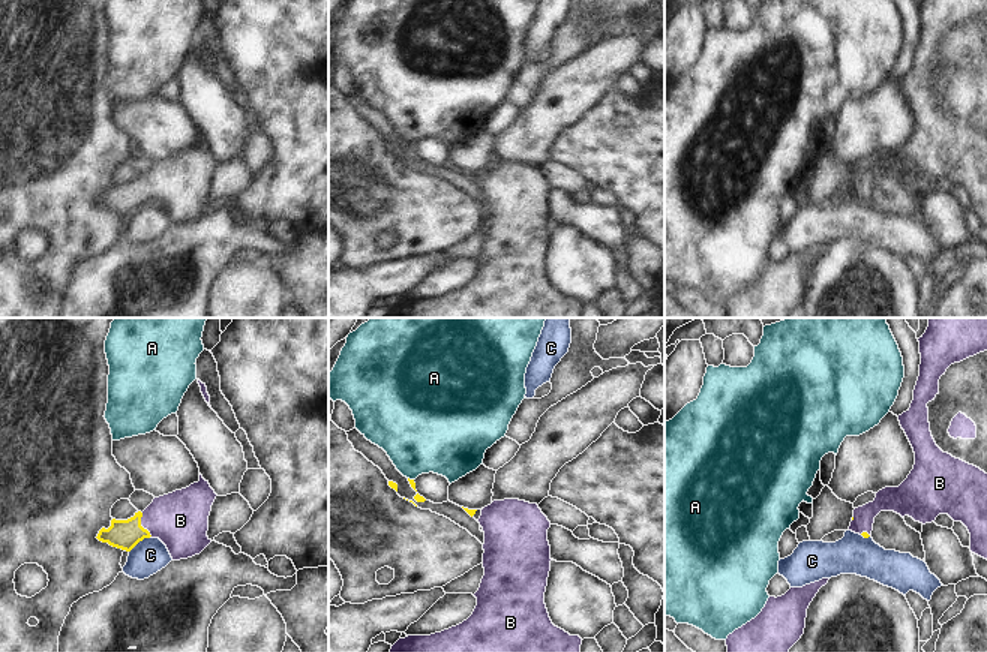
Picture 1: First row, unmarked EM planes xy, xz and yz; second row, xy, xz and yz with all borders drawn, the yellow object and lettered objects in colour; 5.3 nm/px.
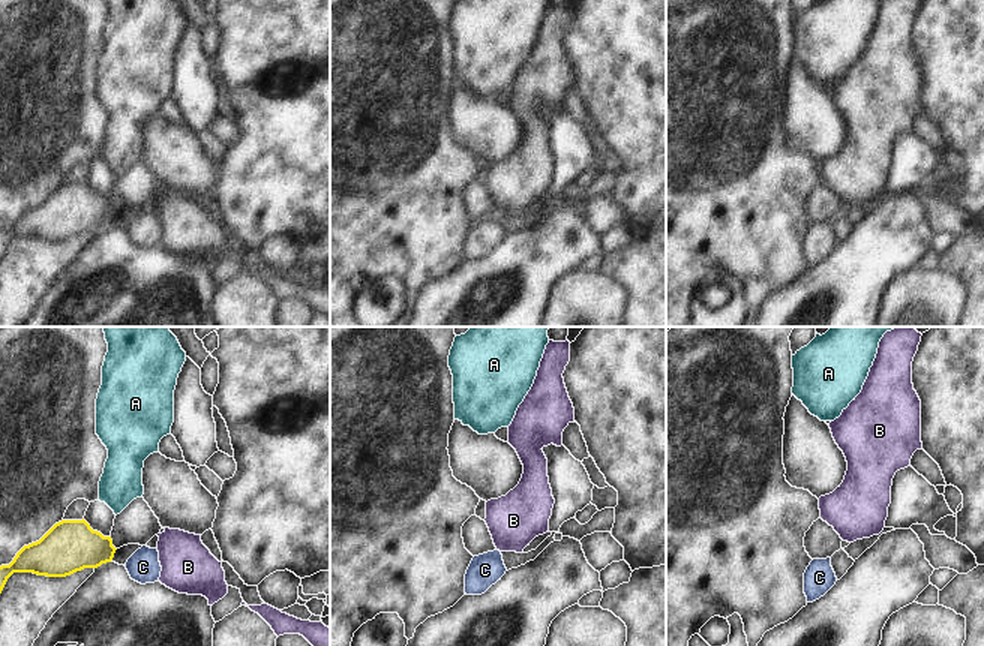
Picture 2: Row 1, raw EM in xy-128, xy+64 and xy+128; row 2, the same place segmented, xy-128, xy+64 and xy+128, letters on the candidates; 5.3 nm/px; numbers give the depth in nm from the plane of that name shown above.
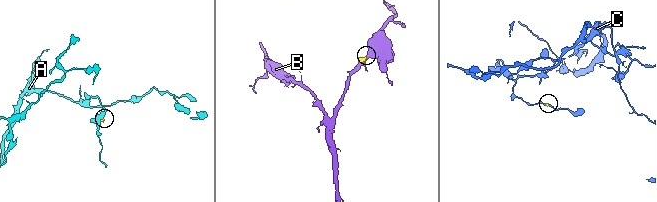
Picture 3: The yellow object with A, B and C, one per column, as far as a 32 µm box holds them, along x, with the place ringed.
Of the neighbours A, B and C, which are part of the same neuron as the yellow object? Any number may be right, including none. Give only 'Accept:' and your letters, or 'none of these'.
Accept: B

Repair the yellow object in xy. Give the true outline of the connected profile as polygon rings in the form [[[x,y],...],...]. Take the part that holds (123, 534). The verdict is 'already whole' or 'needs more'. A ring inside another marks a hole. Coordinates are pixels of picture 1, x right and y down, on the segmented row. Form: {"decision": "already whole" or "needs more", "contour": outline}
{"decision": "needs more", "contour": [[[200,474],[200,481],[186,489],[154,498],[141,513],[128,520],[111,520],[98,540],[130,552],[144,538],[159,538],[172,561],[200,555],[212,540],[207,537],[214,490]]]}

